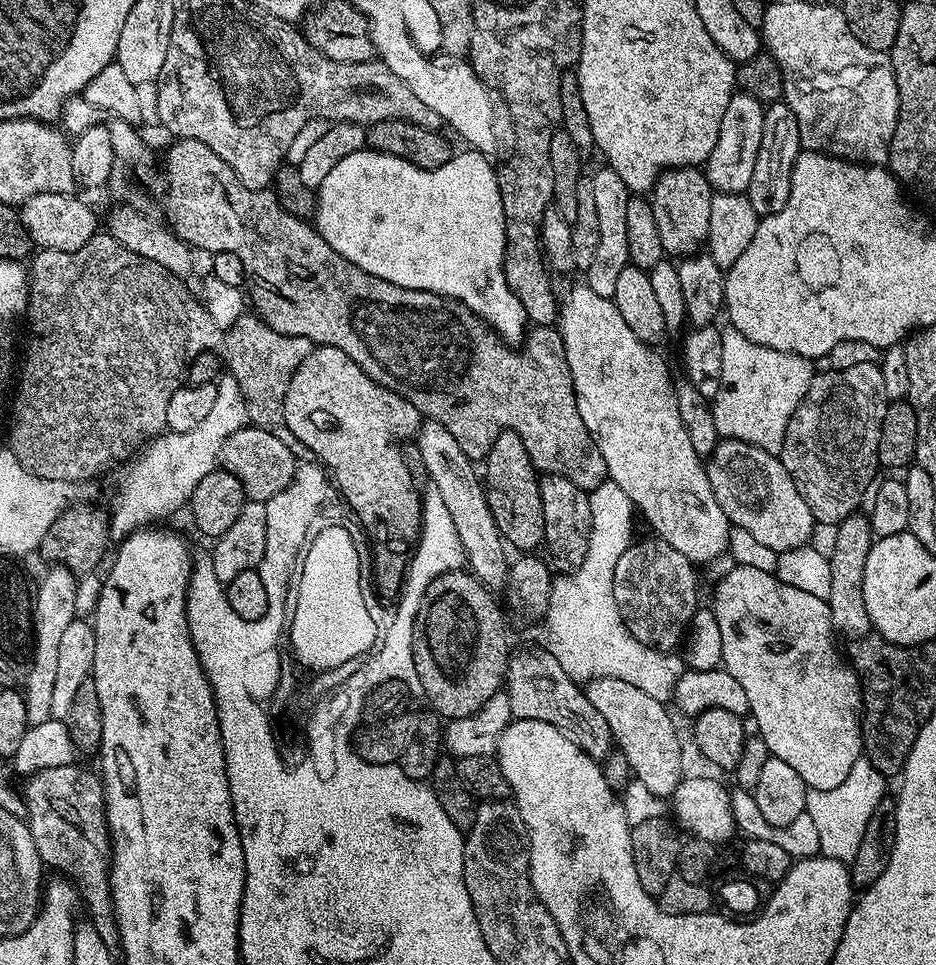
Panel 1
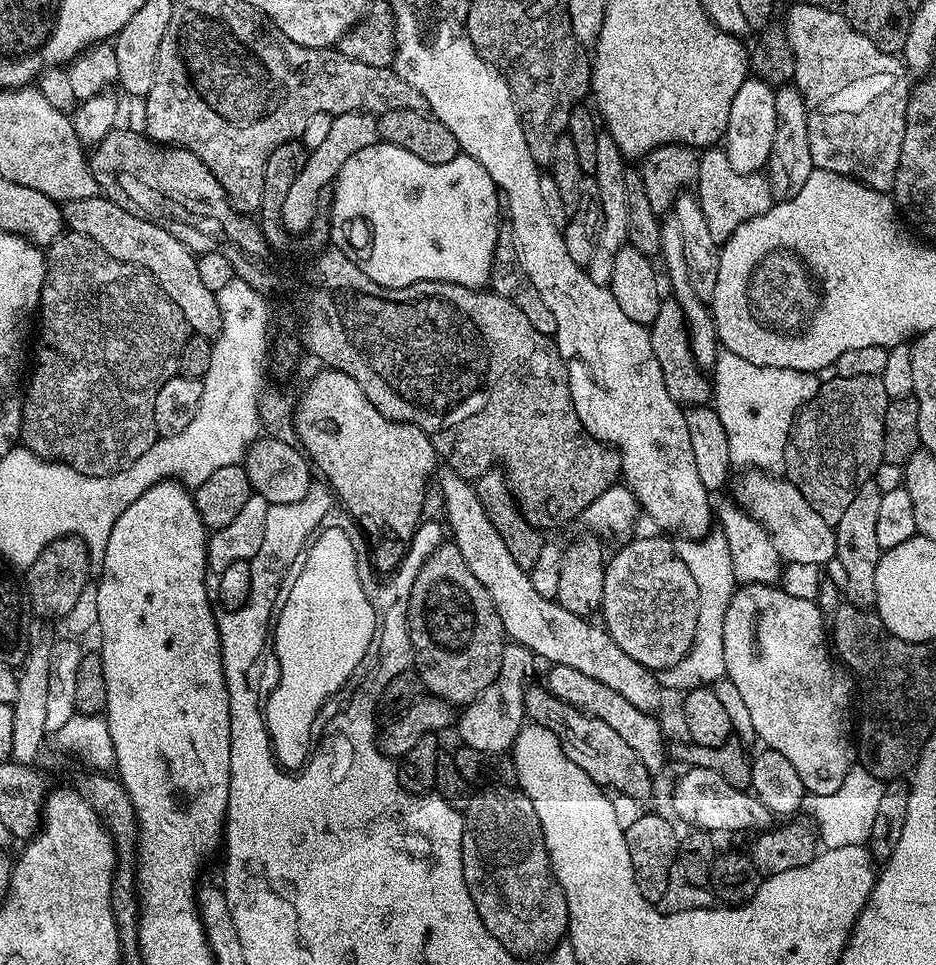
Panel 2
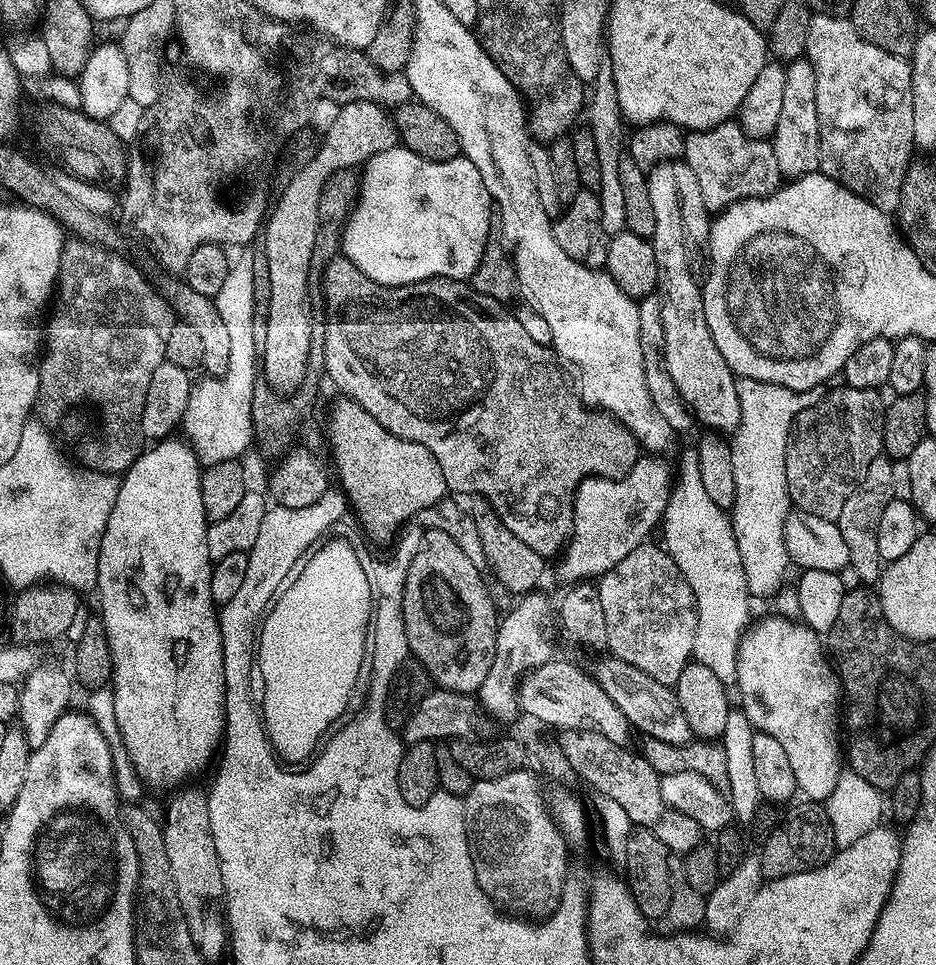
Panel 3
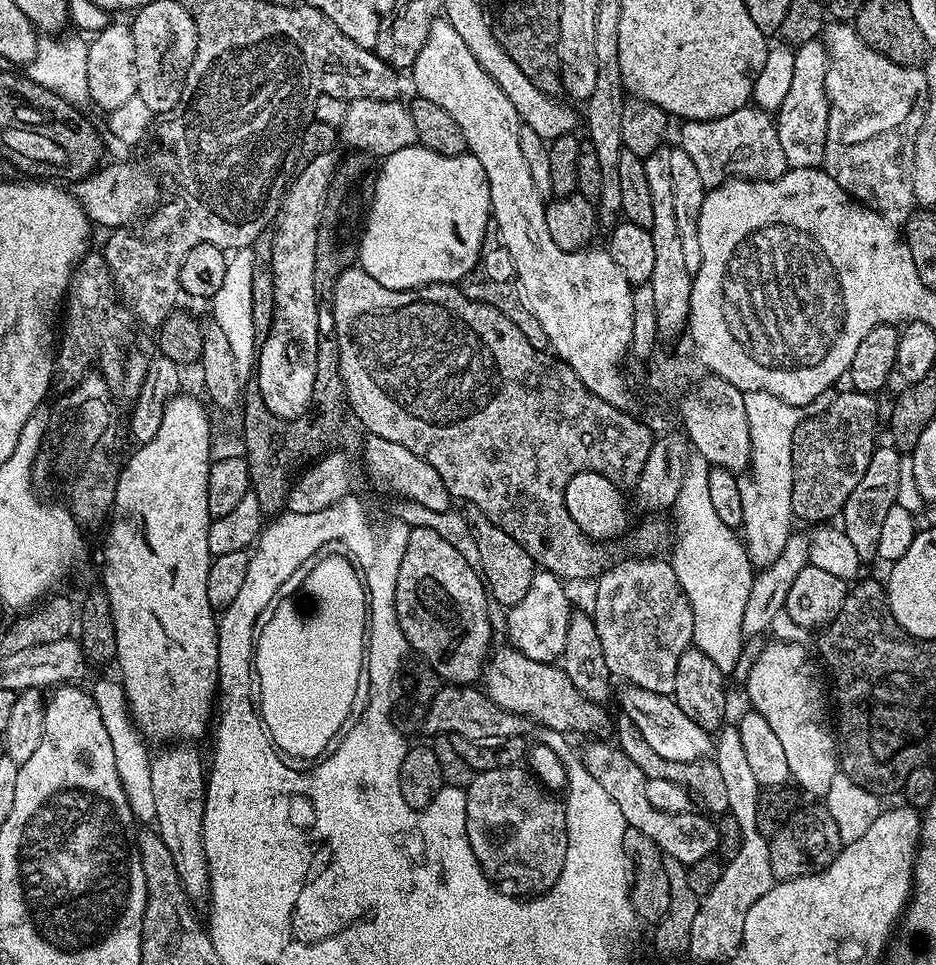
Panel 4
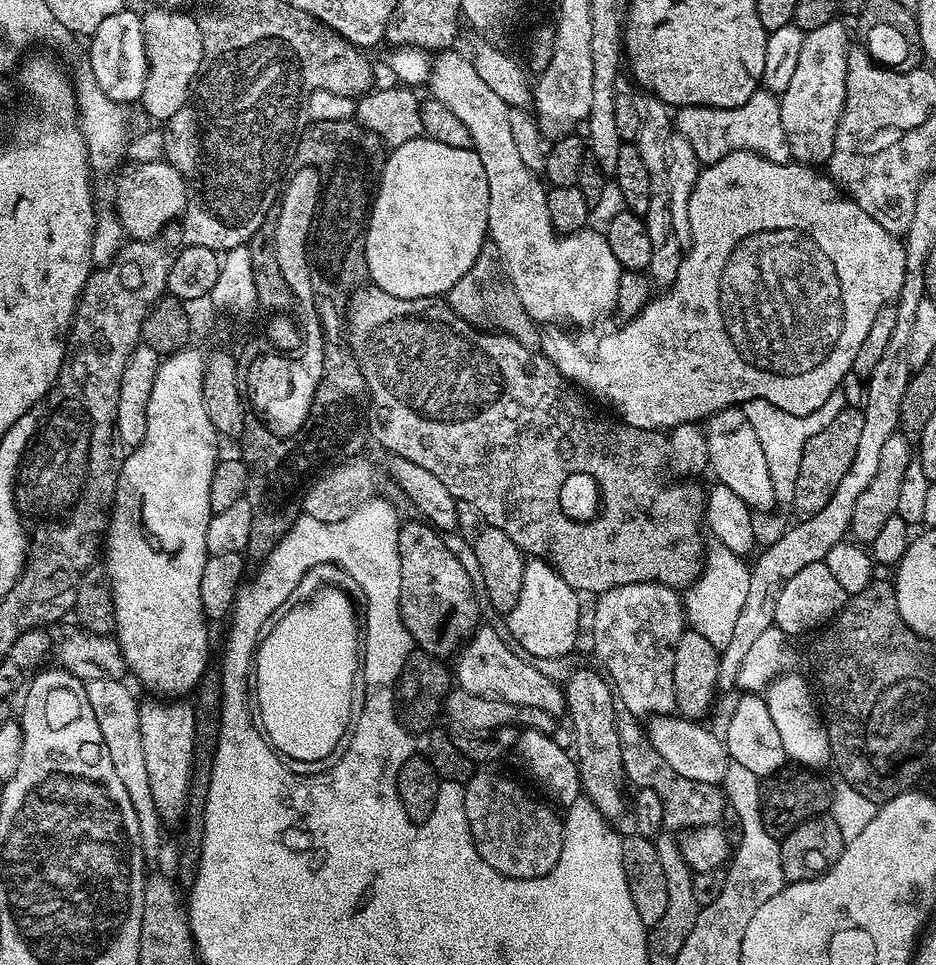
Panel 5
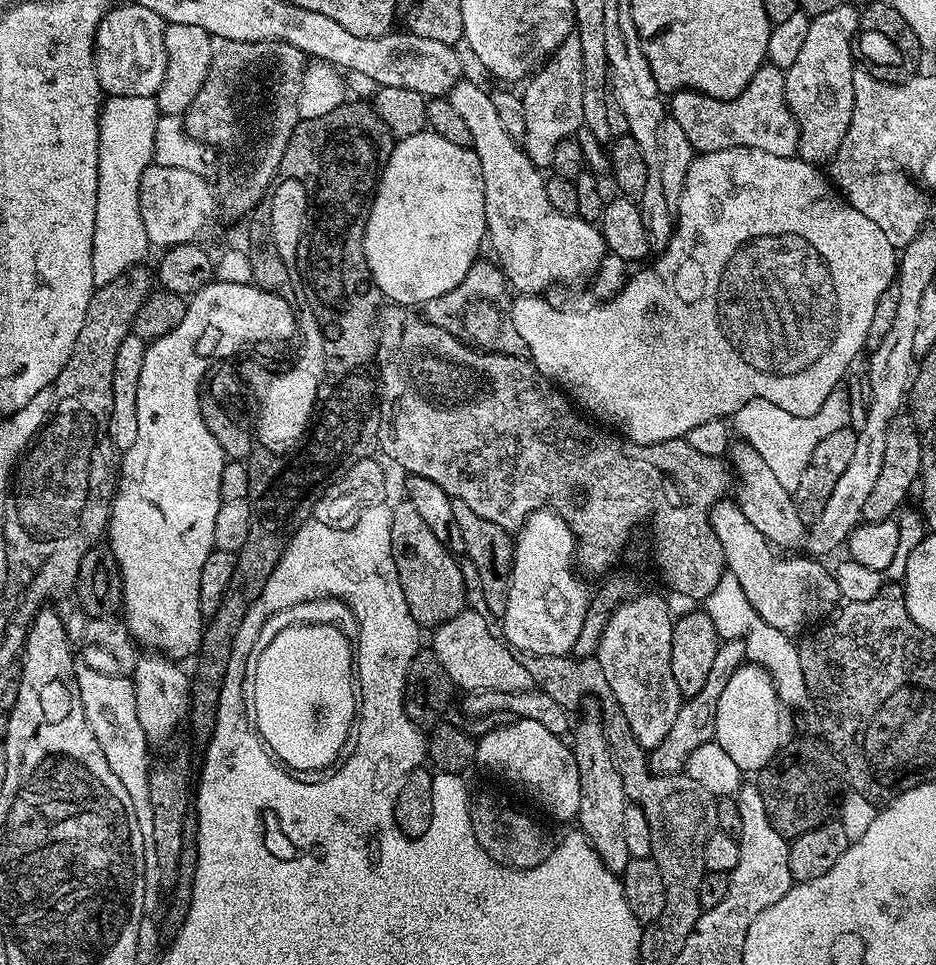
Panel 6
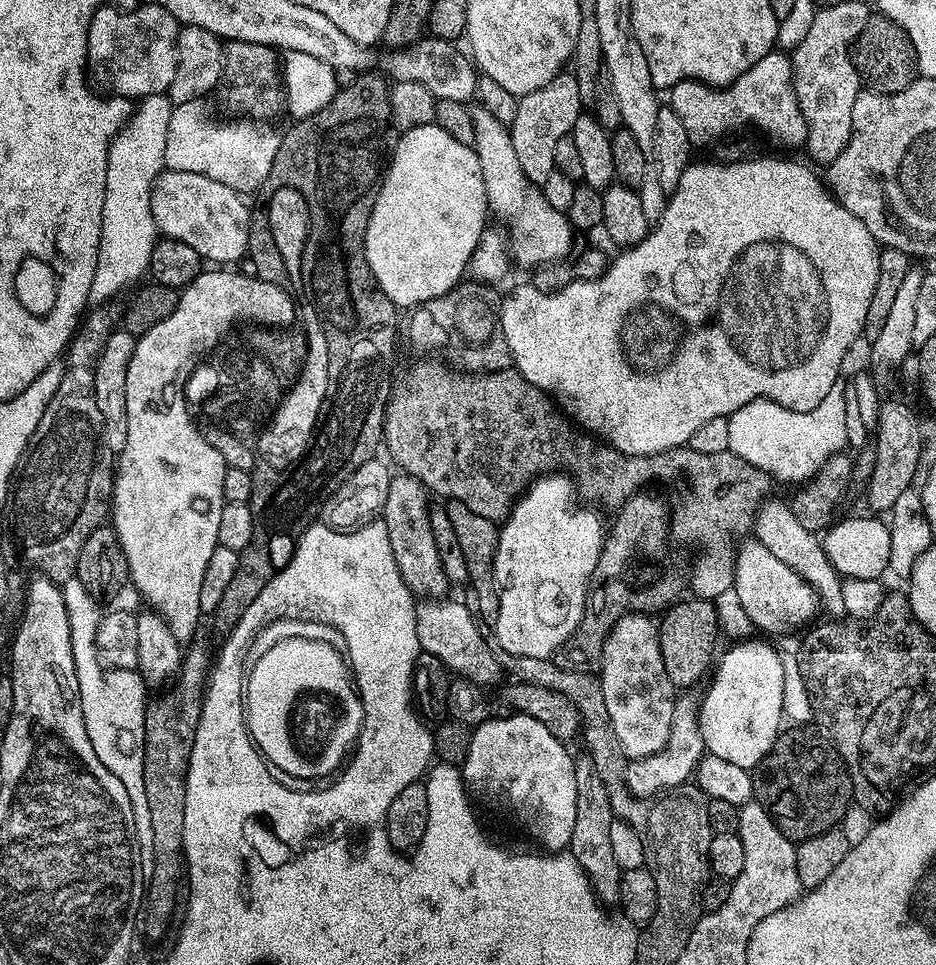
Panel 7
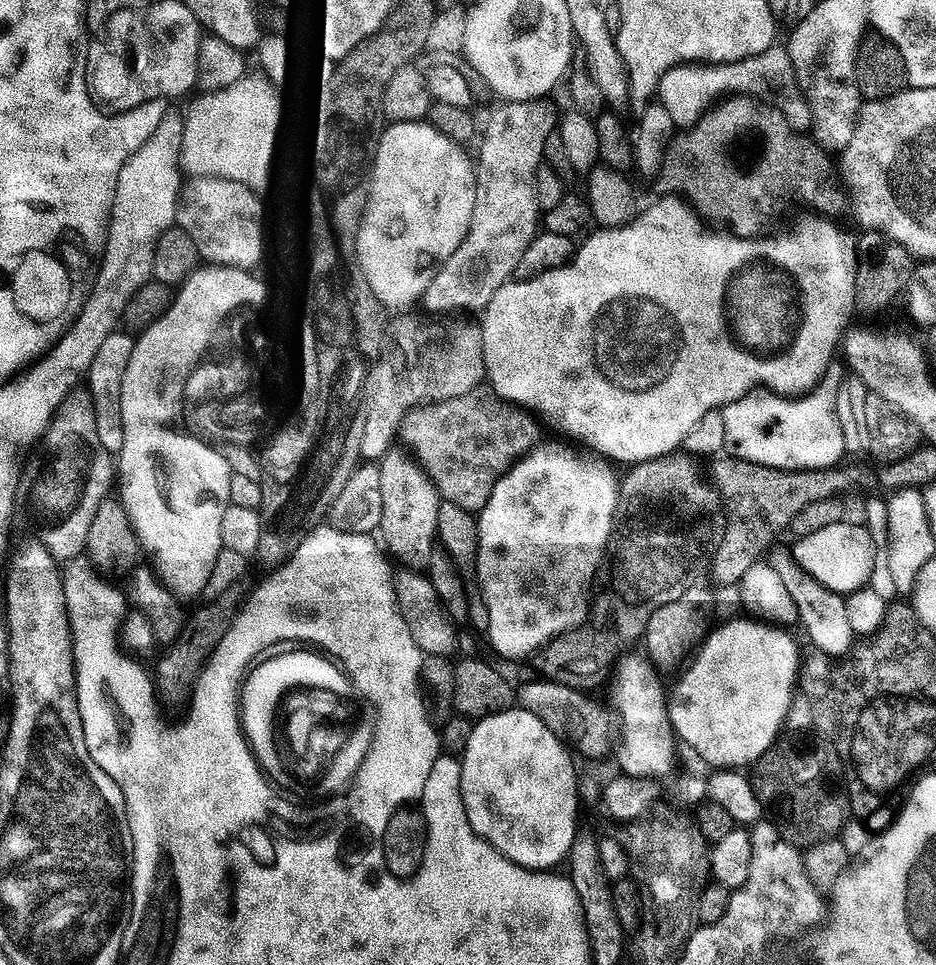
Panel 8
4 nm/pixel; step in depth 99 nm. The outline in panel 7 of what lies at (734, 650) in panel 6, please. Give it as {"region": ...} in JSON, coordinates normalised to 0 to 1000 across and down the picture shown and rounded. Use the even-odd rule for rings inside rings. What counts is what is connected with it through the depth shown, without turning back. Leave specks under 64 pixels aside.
{"region":[[[735,715],[723,720],[722,731],[717,745],[715,767],[705,779],[692,784],[676,787],[668,794],[668,813],[682,828],[701,823],[715,815],[736,811],[740,807],[744,795],[754,782],[754,776],[748,760],[748,745],[746,743],[747,726],[743,716]]]}

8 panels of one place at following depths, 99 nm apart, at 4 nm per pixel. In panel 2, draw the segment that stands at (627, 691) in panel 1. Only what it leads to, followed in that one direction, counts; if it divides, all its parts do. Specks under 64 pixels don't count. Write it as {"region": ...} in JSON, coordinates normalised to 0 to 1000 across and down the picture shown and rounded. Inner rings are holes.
{"region":[[[591,688],[584,694],[585,709],[590,712],[587,713],[589,720],[596,721],[621,738],[638,742],[643,748],[647,748],[647,752],[653,752],[666,765],[669,773],[673,773],[673,777],[682,781],[686,794],[690,794],[693,801],[701,802],[709,792],[709,783],[712,788],[712,771],[709,775],[709,759],[698,739],[682,736],[682,732],[677,732],[665,719],[660,719],[660,715],[652,715],[652,711],[645,711],[643,707],[622,698],[622,694],[612,694],[609,690],[599,688]]]}

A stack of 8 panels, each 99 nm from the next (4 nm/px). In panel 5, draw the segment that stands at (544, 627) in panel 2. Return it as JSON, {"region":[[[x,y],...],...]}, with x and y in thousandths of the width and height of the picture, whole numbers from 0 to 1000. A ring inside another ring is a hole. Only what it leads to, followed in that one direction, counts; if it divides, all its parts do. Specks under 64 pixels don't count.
{"region":[[[725,740],[698,741],[691,747],[690,758],[692,768],[697,770],[699,777],[703,777],[715,798],[723,800],[729,806],[769,815],[774,811],[780,784],[775,768],[770,764],[768,767],[759,755],[751,754],[752,752],[743,746],[732,746]]]}

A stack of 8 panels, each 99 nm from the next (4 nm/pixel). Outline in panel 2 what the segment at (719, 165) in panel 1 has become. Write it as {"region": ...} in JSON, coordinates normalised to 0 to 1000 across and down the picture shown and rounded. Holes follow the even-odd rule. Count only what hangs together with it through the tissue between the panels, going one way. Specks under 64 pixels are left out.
{"region":[[[811,81],[796,83],[788,97],[784,97],[780,122],[771,144],[776,164],[780,164],[780,172],[793,180],[812,178],[821,169],[823,155],[827,155],[827,139],[830,135],[829,91]]]}

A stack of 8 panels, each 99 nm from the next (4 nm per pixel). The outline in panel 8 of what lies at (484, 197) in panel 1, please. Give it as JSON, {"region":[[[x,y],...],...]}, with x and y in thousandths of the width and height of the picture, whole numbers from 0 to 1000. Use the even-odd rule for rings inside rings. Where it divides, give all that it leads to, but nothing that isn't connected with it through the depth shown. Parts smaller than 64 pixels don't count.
{"region":[[[427,126],[422,133],[423,137],[411,135],[401,152],[400,184],[406,195],[402,195],[400,213],[392,217],[393,232],[385,240],[385,265],[389,265],[397,298],[415,315],[436,317],[441,306],[457,299],[472,272],[479,270],[499,248],[511,210],[511,174],[493,150],[460,126]]]}

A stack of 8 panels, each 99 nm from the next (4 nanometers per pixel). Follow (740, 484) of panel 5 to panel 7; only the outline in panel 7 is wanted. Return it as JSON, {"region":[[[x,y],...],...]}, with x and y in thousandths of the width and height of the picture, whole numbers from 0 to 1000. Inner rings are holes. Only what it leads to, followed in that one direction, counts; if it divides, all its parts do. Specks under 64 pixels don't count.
{"region":[[[817,521],[808,534],[807,559],[814,566],[818,566],[818,570],[823,570],[823,574],[827,574],[827,578],[831,578],[831,582],[840,582],[840,587],[847,589],[858,599],[874,619],[879,633],[881,630],[889,637],[886,639],[901,639],[903,632],[900,628],[900,598],[893,589],[886,583],[873,552],[861,549],[861,545],[856,545],[853,542],[853,537],[848,537],[845,525],[841,521],[825,521]]]}

